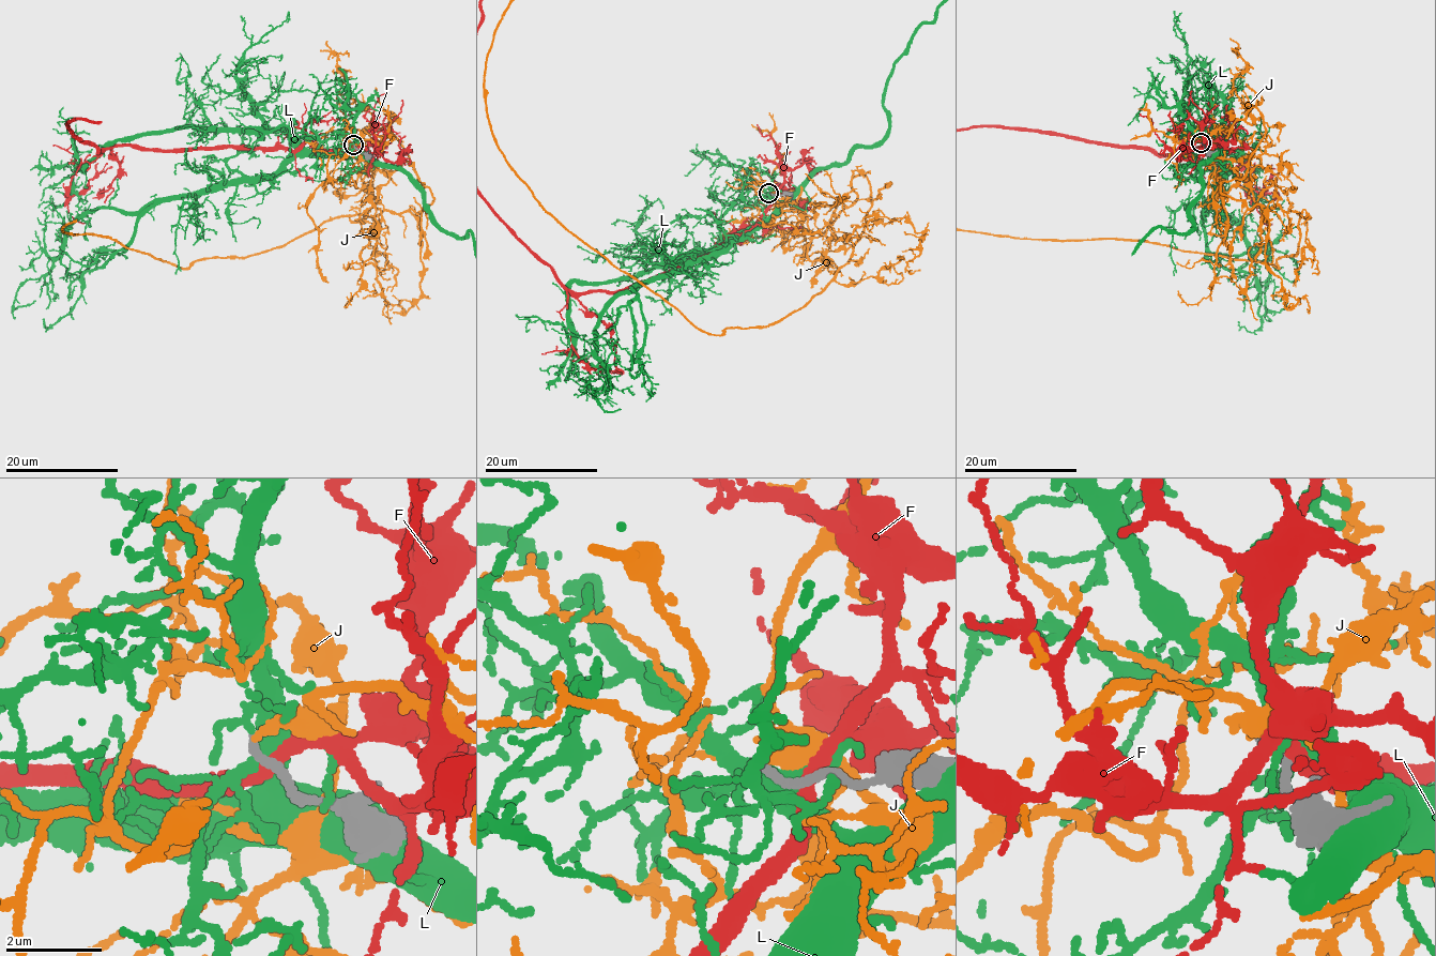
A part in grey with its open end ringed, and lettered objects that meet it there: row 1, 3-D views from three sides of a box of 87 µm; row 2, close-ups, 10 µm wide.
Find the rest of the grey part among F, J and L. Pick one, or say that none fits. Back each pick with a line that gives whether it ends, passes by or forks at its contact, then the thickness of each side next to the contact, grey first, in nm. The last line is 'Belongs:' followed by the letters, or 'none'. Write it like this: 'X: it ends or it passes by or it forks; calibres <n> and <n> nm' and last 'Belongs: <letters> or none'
Belongs: none

